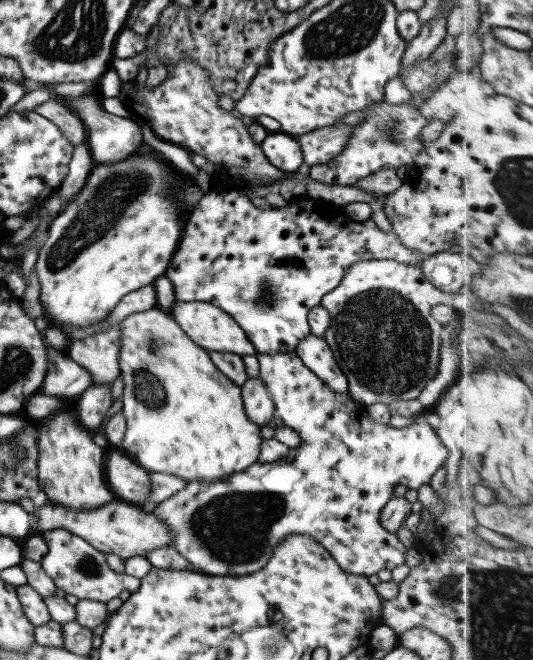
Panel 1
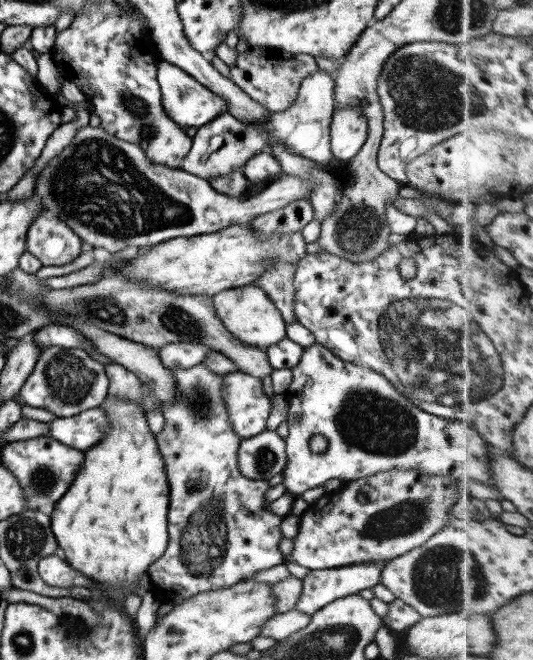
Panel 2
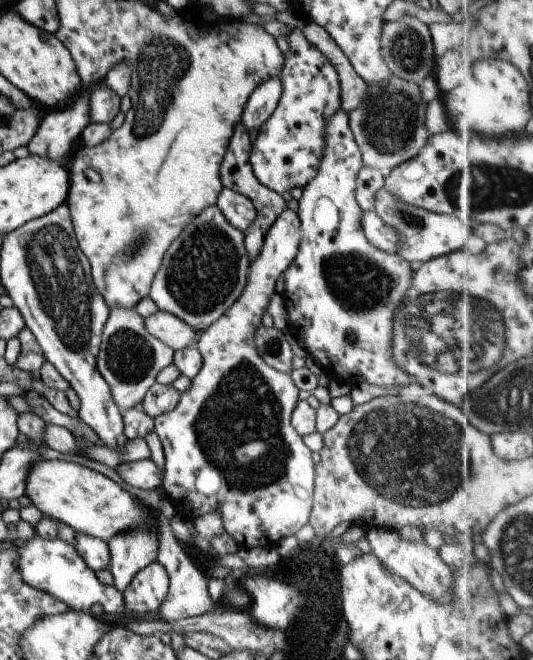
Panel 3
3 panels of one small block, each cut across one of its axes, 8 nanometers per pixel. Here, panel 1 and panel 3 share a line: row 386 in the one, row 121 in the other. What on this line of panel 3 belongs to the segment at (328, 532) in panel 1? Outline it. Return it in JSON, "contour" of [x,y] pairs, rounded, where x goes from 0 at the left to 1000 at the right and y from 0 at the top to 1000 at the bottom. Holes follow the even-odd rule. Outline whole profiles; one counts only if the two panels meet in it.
{"contour":[[[557,42],[540,55],[542,76],[522,117],[527,139],[508,176],[484,194],[467,232],[478,270],[516,291],[568,285],[595,262],[608,226],[608,197],[617,177],[638,164],[636,120],[608,82]]]}

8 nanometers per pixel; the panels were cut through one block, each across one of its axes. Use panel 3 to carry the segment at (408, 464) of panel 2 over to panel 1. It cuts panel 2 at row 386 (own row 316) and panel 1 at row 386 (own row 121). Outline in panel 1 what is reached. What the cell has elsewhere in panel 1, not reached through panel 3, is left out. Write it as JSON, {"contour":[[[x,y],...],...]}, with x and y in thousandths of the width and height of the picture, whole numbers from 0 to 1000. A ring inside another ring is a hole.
{"contour":[[[576,508],[557,520],[552,533],[565,544],[568,555],[610,580],[610,585],[632,595],[651,594],[651,573],[629,552],[623,533],[606,511]]]}

